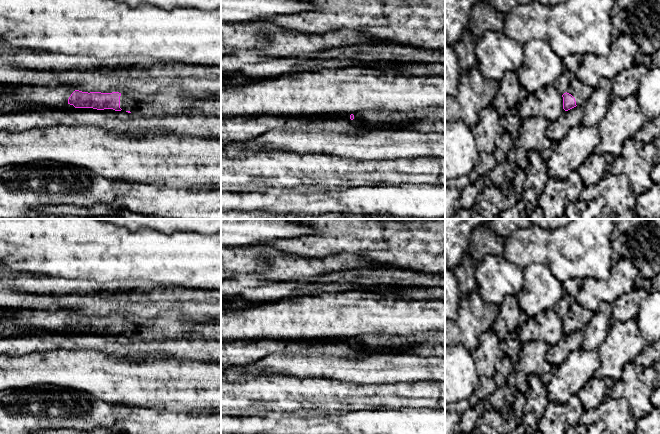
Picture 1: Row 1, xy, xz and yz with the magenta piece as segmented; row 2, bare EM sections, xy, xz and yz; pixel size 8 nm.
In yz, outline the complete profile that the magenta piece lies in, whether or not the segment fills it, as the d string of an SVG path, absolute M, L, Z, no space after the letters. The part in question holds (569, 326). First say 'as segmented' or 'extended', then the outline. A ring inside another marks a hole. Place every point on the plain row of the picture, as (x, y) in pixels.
extended | M576 301L570 302L567 316L562 319L563 333L568 335L576 330L583 331L592 317L592 311L579 305Z

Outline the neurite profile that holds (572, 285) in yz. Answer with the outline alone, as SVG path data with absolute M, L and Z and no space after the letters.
M580 278L567 279L562 283L565 294L575 297L581 287L582 280Z

